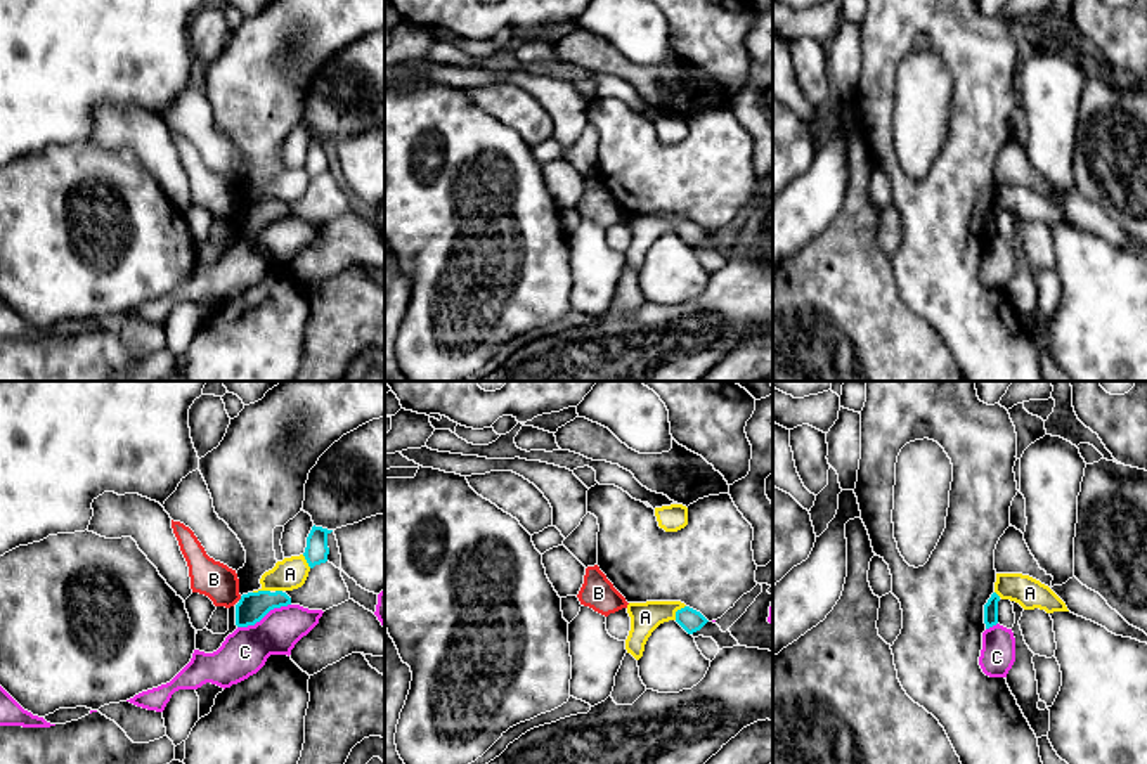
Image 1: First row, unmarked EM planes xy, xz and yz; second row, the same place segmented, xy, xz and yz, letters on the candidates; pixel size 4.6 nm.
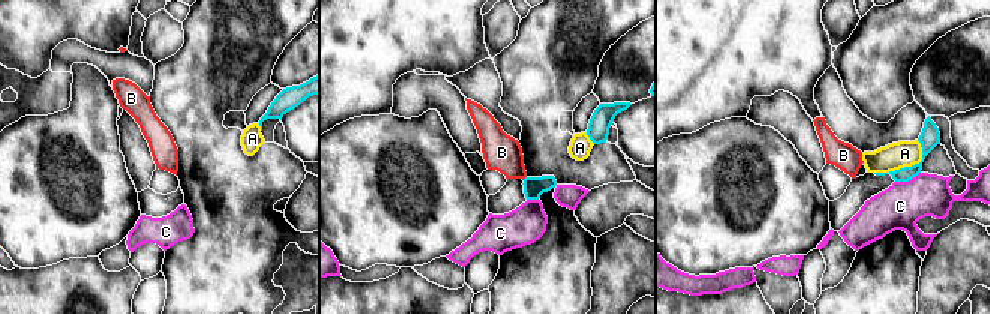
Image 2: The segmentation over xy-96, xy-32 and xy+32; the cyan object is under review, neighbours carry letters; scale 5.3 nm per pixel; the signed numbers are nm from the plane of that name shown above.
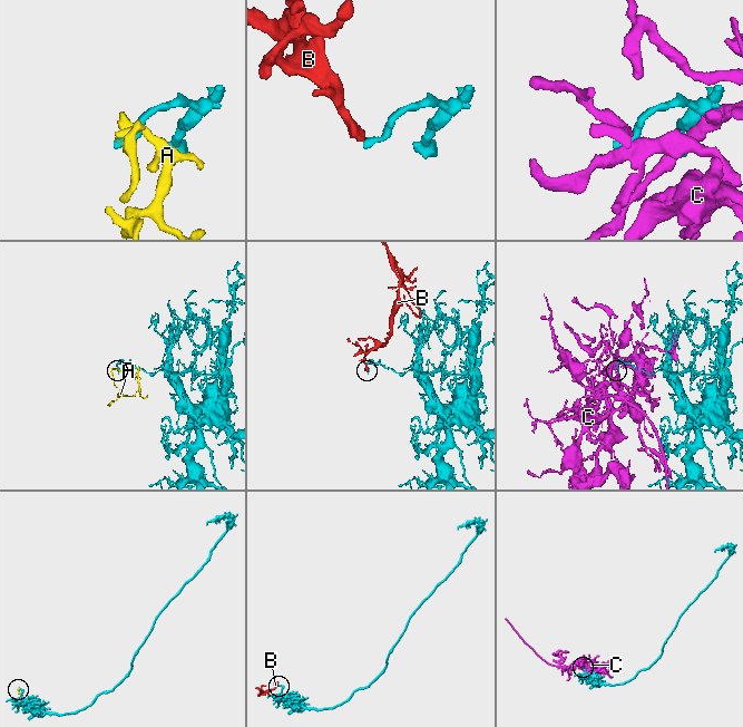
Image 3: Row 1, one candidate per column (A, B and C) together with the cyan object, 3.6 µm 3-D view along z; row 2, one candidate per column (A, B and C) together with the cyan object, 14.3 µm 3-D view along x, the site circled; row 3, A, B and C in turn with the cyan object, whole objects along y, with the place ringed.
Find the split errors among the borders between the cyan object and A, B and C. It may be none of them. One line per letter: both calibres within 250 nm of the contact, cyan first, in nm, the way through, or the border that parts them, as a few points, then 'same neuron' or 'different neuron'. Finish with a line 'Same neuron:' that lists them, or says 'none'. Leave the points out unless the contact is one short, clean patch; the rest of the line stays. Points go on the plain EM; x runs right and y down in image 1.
A: 110/140 nm | along xz (685, 217), (676, 224), (674, 231) | different neuron
B: 140/170 nm | along xy (241, 208), (238, 212) | different neuron
C: 140/220 nm | different neuron
Same neuron: none

